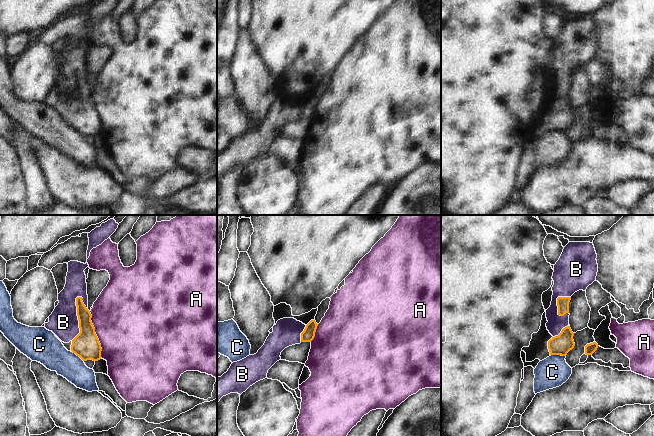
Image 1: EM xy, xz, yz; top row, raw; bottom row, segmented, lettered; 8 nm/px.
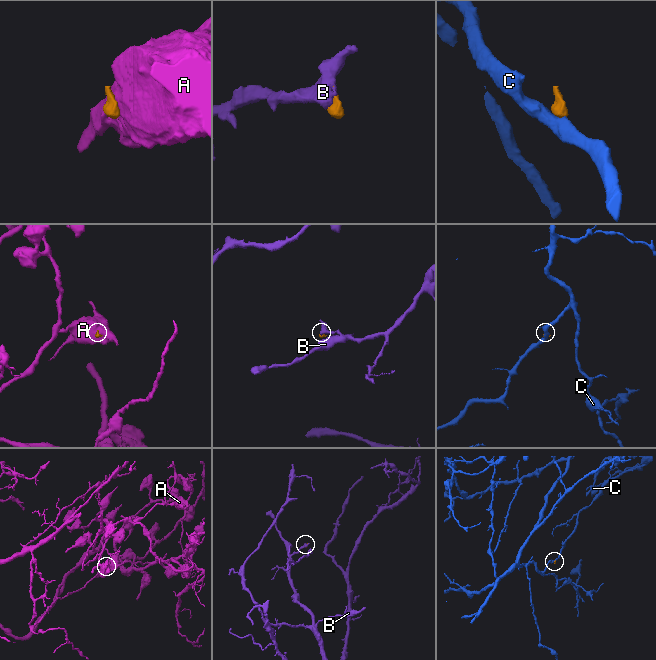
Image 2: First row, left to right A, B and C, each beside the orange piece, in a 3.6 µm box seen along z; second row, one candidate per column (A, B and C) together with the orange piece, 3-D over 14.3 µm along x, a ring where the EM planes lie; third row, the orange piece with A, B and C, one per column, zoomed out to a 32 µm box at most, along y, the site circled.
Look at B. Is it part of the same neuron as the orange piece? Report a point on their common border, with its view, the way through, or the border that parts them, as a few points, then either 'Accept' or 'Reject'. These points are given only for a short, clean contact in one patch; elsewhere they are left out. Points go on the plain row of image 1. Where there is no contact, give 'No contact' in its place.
Touches orange at xy (78, 93). Path across: xy (86, 121), (78, 103), (78, 93), (68, 98), (63, 98). Accept

